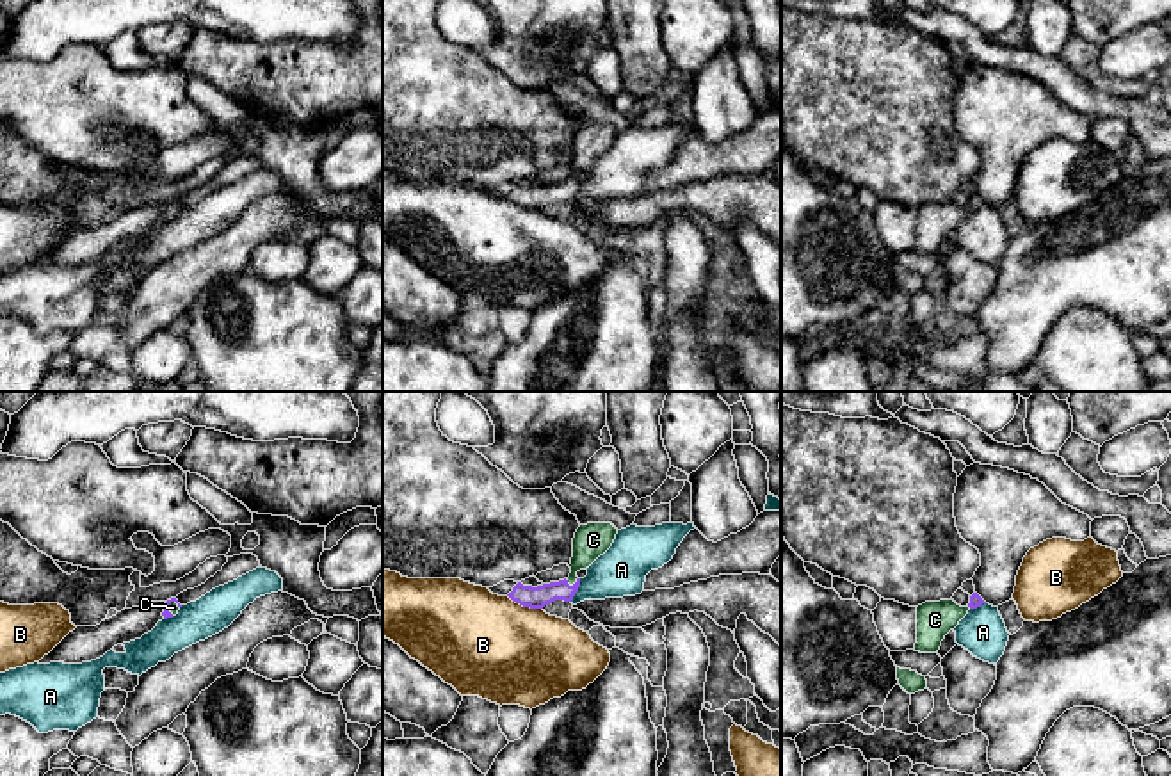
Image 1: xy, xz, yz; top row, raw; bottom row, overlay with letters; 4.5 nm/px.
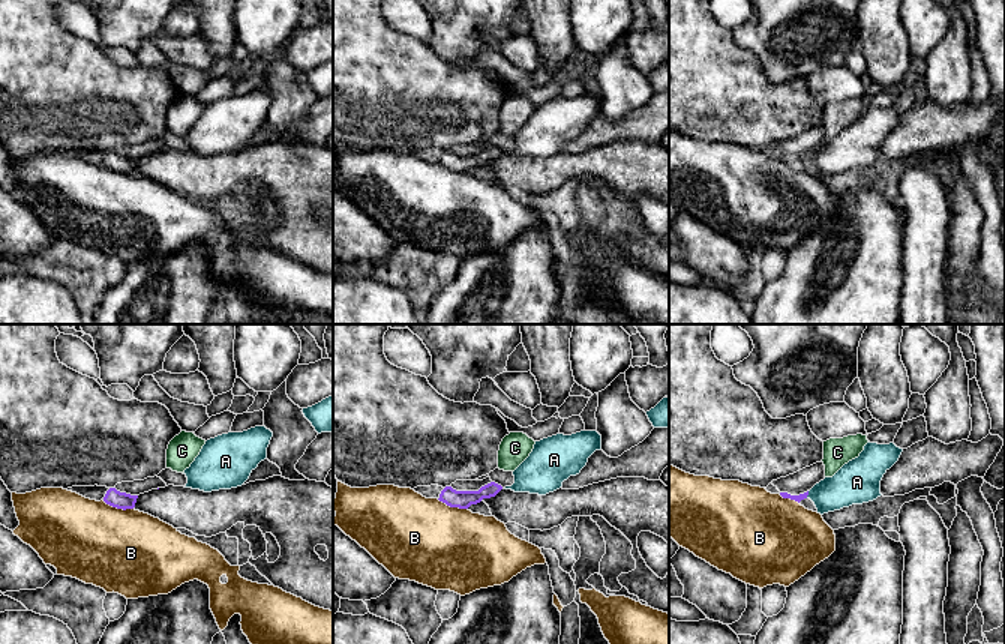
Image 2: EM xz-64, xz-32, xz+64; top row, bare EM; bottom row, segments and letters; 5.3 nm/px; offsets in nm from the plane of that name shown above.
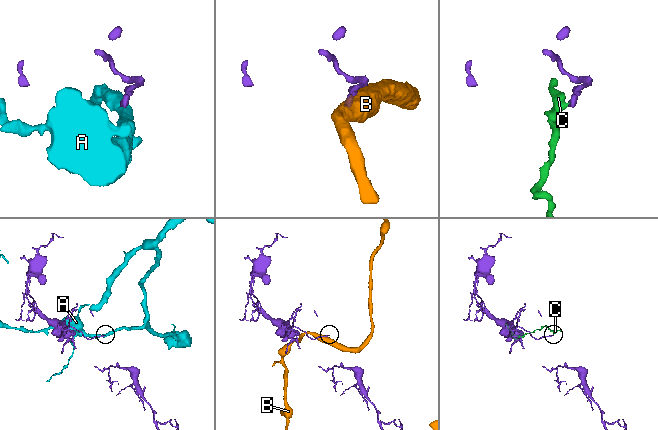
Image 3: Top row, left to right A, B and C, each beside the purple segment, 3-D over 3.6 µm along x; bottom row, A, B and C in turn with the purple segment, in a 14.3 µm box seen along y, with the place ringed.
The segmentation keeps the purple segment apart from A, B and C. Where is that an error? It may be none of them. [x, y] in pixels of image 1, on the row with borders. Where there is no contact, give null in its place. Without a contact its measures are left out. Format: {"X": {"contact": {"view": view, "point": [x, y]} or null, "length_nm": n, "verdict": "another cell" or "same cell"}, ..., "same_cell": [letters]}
{"A": {"contact": {"view": "xz", "point": [577, 590]}, "length_nm": 120, "verdict": "another cell"}, "B": {"contact": {"view": "xz", "point": [525, 606]}, "length_nm": 170, "verdict": "another cell"}, "C": {"contact": {"view": "xz", "point": [573, 584]}, "length_nm": 60, "verdict": "same cell"}, "same_cell": ["C"]}

